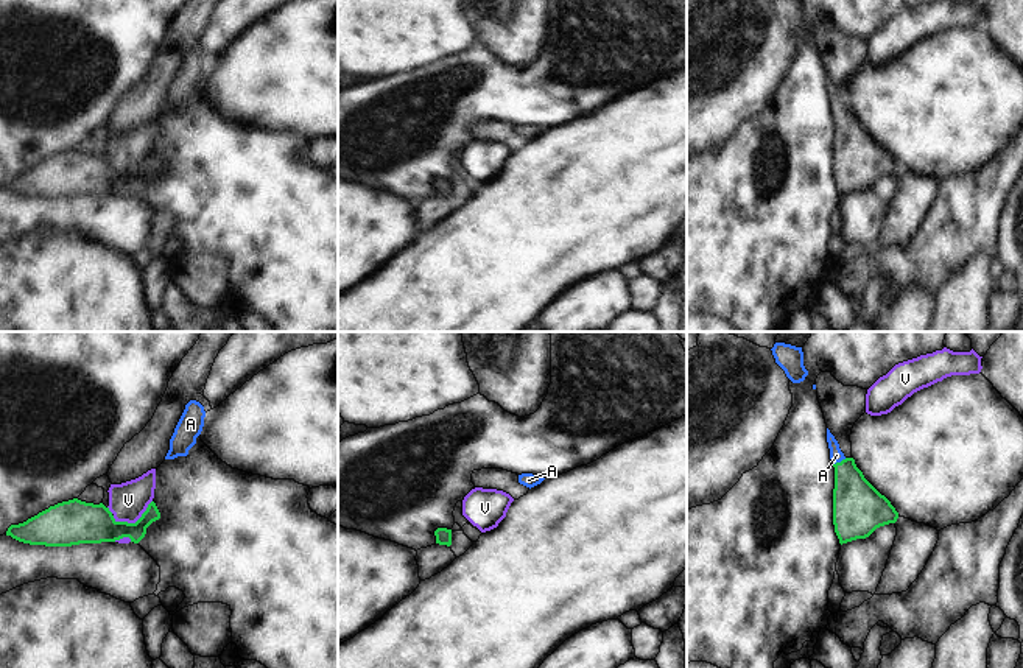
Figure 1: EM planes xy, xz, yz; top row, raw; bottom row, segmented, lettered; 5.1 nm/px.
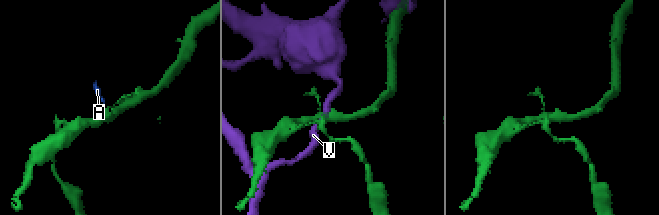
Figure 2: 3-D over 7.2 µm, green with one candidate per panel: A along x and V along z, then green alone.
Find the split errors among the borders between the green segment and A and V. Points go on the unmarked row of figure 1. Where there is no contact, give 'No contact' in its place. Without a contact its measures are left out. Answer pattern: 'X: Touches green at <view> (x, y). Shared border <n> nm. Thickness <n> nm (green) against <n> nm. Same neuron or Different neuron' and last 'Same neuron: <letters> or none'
A: Touches green at yz (841, 112). Shared border 80 nm. Thickness 260 nm (green) against 70 nm. Same neuron
V: Touches green at xy (136, 173). Shared border 220 nm. Thickness 200 nm (green) against 190 nm. Different neuron
Same neuron: A

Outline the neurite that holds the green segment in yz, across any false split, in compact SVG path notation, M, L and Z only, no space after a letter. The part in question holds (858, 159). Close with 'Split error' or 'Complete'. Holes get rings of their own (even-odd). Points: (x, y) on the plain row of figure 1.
M827 79L830 111L835 118L833 176L839 195L869 188L877 179L895 174L898 163L856 118L845 109Z. Split error

